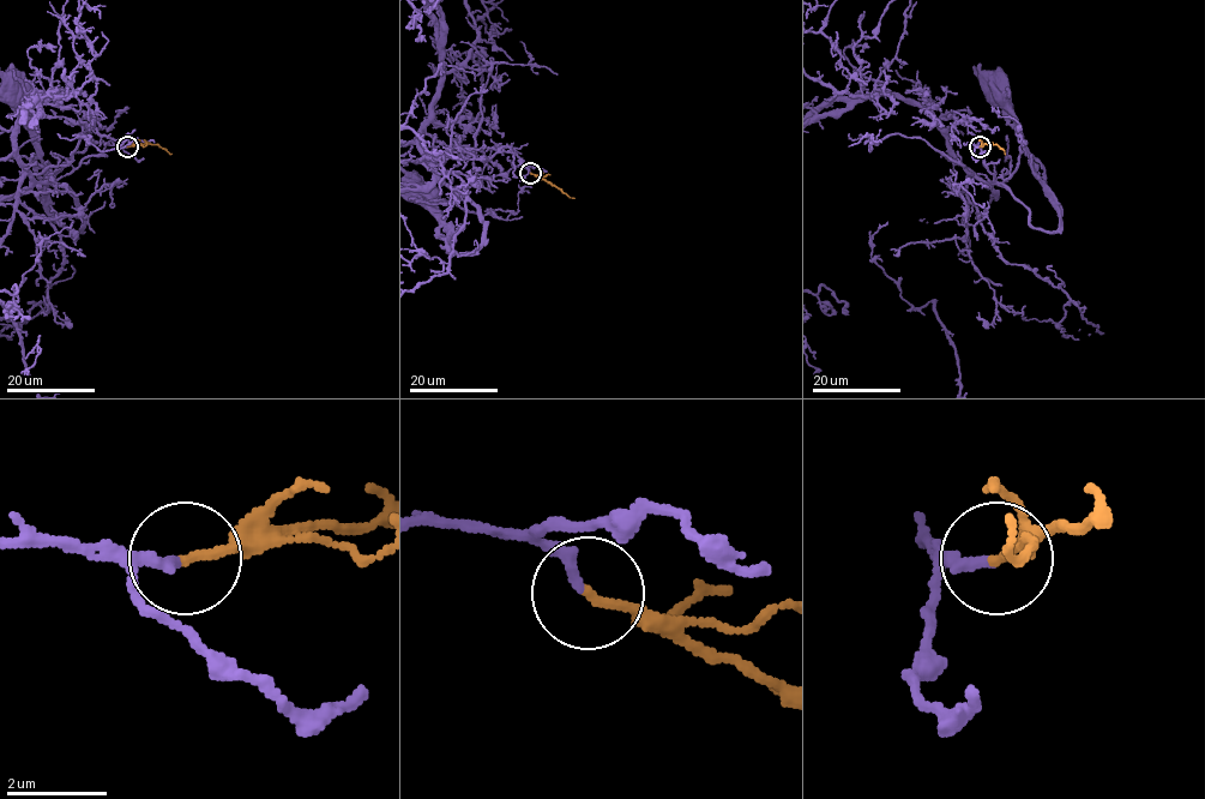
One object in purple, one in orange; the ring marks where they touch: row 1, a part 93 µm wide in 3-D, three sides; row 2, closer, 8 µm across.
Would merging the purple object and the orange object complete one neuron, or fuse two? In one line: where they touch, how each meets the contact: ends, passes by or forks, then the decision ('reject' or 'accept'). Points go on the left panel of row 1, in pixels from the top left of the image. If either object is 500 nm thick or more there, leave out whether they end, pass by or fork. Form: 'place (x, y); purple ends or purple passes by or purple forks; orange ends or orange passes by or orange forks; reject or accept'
place (127, 146); purple ends; orange ends; accept

